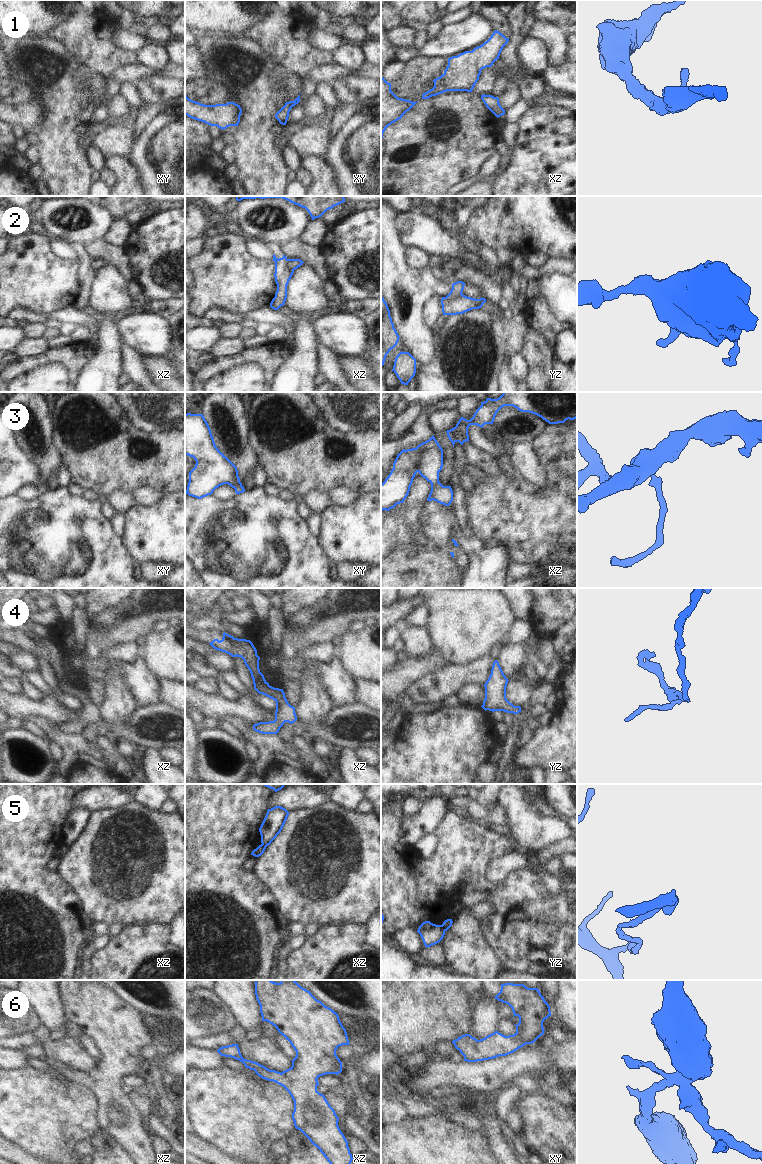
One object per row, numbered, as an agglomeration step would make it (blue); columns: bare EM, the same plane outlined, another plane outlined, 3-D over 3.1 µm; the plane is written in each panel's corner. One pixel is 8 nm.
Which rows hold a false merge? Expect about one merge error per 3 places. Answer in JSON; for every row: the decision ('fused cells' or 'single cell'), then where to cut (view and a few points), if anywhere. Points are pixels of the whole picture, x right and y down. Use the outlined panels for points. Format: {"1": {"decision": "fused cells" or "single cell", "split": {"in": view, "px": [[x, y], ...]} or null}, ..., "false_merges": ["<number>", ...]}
{"1": {"decision": "single cell", "split": null}, "2": {"decision": "fused cells", "split": {"in": "yz", "px": [[462, 294], [450, 299], [445, 297]]}}, "3": {"decision": "single cell", "split": null}, "4": {"decision": "single cell", "split": null}, "5": {"decision": "fused cells", "split": {"in": "yz", "px": [[440, 925], [445, 930]]}}, "6": {"decision": "single cell", "split": null}, "false_merges": ["2", "5"]}

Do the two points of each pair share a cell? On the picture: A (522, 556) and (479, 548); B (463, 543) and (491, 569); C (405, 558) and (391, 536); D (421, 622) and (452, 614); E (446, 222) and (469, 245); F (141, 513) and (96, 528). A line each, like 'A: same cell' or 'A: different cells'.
A: different cells
B: same cell
C: different cells
D: different cells
E: same cell
F: different cells

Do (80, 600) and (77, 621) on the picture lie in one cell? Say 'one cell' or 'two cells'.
one cell

